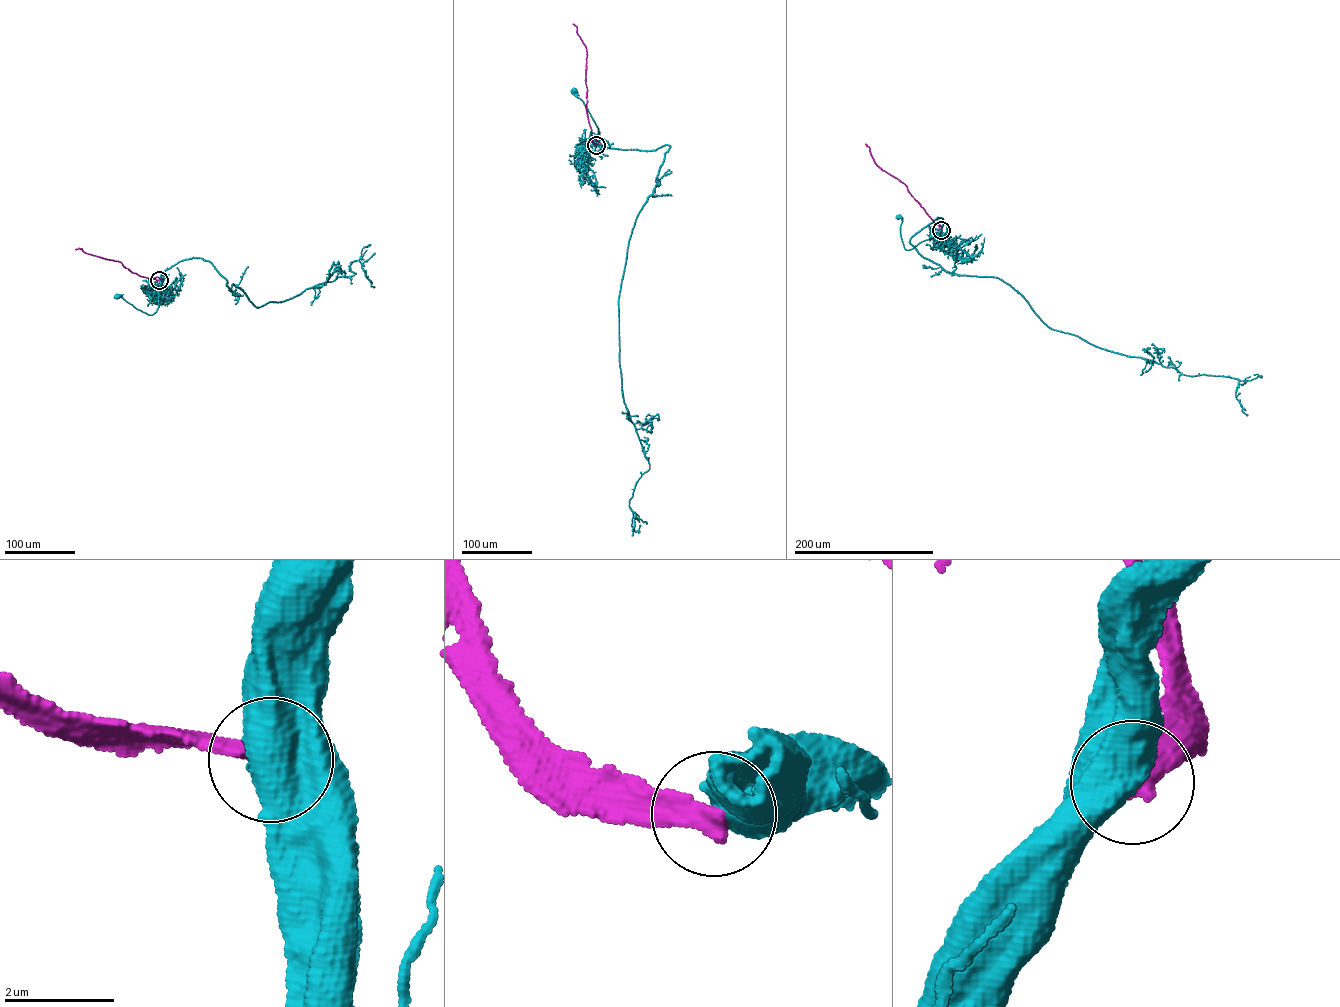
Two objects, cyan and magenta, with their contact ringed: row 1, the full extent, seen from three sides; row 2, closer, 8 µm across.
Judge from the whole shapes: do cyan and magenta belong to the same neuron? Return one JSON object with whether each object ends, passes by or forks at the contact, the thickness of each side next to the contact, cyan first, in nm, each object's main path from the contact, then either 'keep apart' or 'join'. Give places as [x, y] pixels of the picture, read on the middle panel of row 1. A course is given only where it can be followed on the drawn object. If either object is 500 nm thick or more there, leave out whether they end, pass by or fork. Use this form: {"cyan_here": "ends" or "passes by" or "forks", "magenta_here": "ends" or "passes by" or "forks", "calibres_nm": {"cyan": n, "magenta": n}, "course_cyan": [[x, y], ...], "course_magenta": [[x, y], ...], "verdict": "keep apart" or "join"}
{"calibres_nm": {"cyan": 1050, "magenta": 360}, "course_cyan": [[596, 145], [592, 143], [597, 127], [574, 91]], "course_magenta": [[596, 145], [586, 109], [586, 50], [573, 24]], "verdict": "keep apart"}

